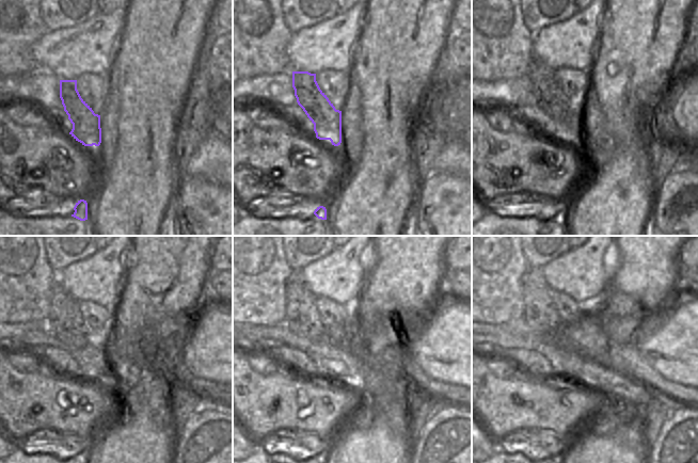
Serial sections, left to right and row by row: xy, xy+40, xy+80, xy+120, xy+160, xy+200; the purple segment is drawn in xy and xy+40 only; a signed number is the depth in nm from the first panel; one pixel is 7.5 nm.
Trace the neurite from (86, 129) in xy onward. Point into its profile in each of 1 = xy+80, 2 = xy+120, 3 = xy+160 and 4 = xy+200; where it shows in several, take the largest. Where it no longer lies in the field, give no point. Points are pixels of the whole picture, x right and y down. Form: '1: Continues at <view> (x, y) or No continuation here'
1: Continues at xy+80 (545, 88)
2: Continues at xy+120 (64, 314)
3: Continues at xy+160 (303, 317)
4: Continues at xy+200 (538, 306)

